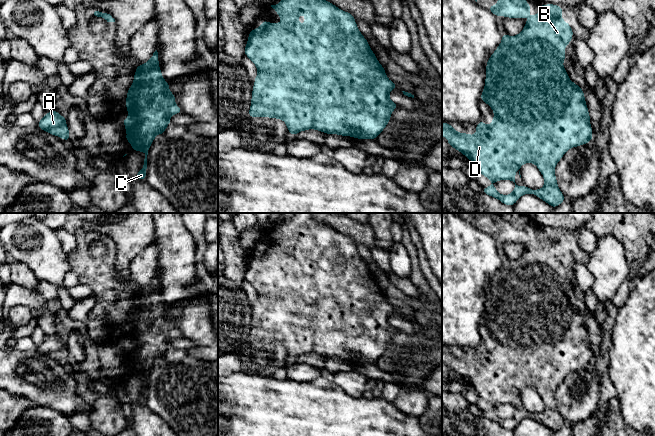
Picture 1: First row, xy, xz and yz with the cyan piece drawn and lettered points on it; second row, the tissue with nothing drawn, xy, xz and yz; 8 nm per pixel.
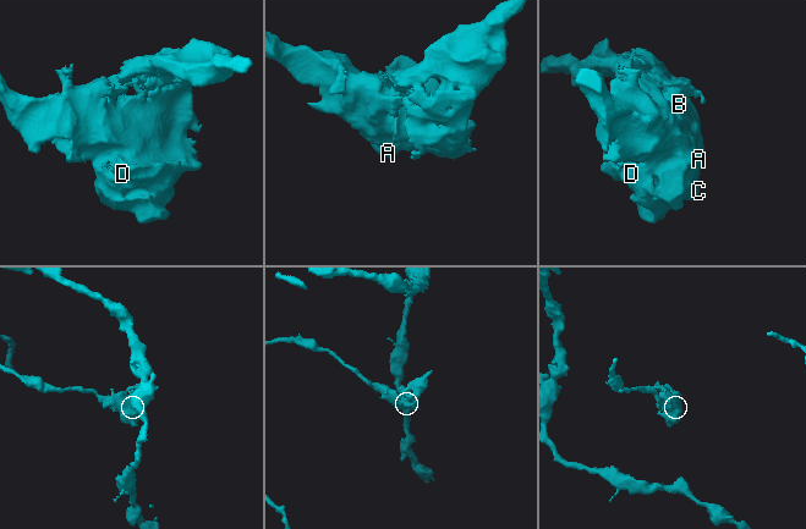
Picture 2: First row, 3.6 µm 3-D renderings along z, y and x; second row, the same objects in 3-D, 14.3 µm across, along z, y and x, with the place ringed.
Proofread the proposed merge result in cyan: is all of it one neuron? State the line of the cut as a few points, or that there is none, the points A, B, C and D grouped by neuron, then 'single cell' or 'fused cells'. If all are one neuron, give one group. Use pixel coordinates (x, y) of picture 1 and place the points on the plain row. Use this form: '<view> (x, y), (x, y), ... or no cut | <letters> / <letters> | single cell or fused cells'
no cut | A B C D | single cell

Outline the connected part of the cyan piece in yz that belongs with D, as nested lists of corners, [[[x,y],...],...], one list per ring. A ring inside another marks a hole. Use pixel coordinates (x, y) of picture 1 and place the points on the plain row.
[[[554,228],[539,229],[539,239],[531,239],[523,254],[516,260],[510,261],[504,256],[502,266],[490,280],[486,288],[485,310],[480,324],[488,328],[495,337],[492,348],[485,349],[482,343],[476,349],[476,359],[457,356],[449,347],[442,347],[442,360],[448,363],[448,368],[470,383],[480,398],[486,400],[492,408],[482,412],[482,417],[495,421],[505,429],[513,430],[524,418],[534,418],[552,432],[560,429],[566,422],[560,415],[554,393],[564,378],[572,371],[587,368],[593,362],[590,349],[590,339],[586,329],[584,315],[568,300],[563,291],[566,283],[564,272],[573,262],[571,250],[561,239],[563,232]],[[525,387],[535,388],[544,401],[544,411],[533,414],[525,409],[515,407],[515,396]],[[499,404],[510,404],[515,407],[513,416],[501,419],[493,409]]]

